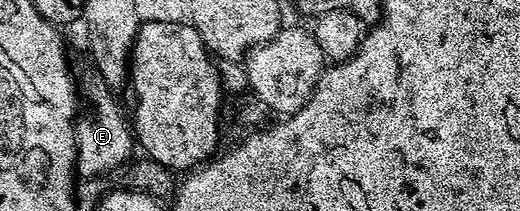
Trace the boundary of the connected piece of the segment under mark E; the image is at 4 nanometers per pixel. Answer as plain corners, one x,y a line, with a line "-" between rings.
93,77
85,87
82,87
82,99
83,102
85,99
86,102
92,104
85,111
83,108
82,114
75,122
77,174
79,176
84,174
108,175
133,158
133,128
130,126
129,118
127,121
124,117
119,101
116,100
119,99
117,92
111,91
104,79

